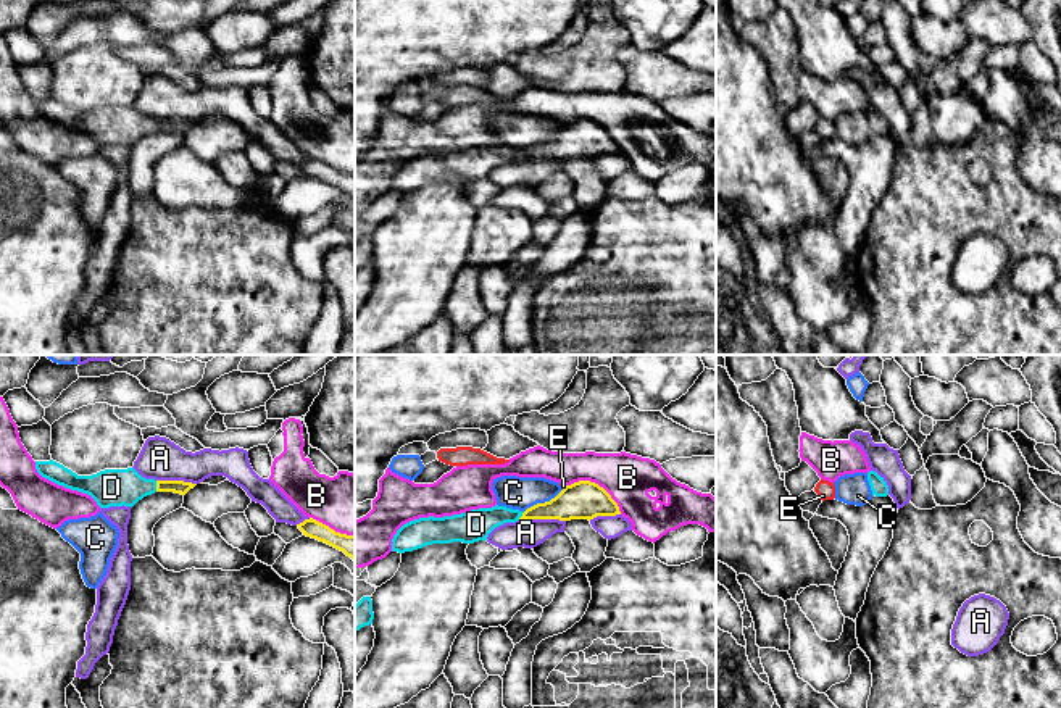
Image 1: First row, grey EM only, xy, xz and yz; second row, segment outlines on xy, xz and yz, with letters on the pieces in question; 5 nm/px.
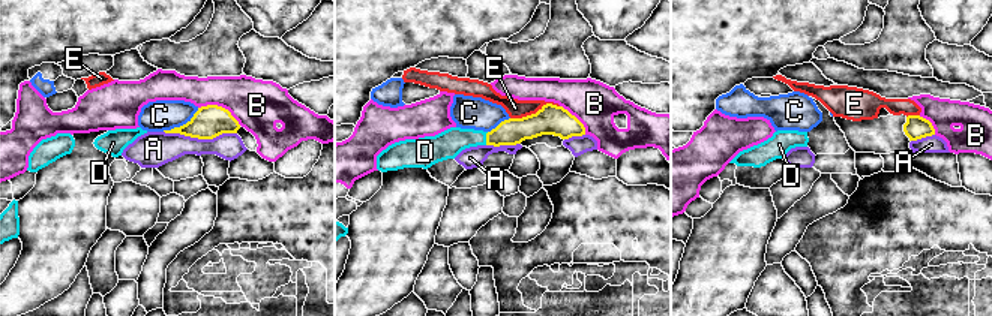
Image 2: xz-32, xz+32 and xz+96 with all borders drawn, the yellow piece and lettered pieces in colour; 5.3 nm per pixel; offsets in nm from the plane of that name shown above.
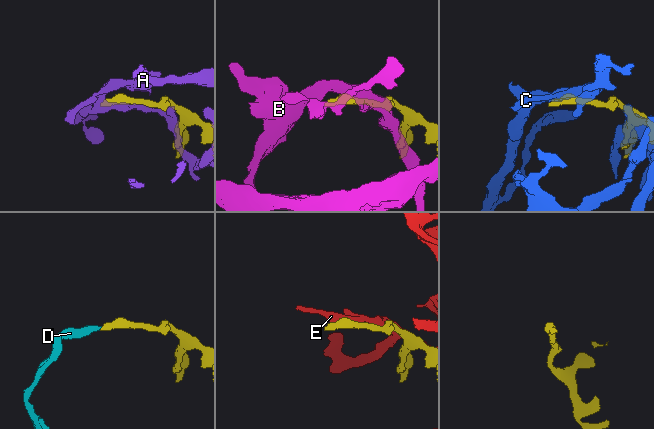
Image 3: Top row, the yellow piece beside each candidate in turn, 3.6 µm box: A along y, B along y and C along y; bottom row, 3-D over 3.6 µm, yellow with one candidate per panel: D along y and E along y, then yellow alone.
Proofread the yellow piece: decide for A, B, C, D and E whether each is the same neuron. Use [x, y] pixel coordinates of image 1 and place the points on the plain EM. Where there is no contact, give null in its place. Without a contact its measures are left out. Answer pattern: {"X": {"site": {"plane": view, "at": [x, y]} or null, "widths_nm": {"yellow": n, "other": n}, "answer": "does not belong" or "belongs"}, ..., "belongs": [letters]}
{"A": {"site": {"plane": "xz", "at": [542, 157]}, "widths_nm": {"yellow": 190, "other": 140}, "answer": "does not belong"}, "B": {"site": {"plane": "xz", "at": [597, 123]}, "widths_nm": {"yellow": 190, "other": 240}, "answer": "does not belong"}, "C": {"site": {"plane": "xz", "at": [545, 141]}, "widths_nm": {"yellow": 190, "other": 160}, "answer": "does not belong"}, "D": {"site": {"plane": "xy", "at": [157, 124]}, "widths_nm": {"yellow": 70, "other": 190}, "answer": "belongs"}, "E": {"site": {"plane": "xz", "at": [565, 126]}, "widths_nm": {"yellow": 190, "other": 20}, "answer": "does not belong"}, "belongs": ["D"]}

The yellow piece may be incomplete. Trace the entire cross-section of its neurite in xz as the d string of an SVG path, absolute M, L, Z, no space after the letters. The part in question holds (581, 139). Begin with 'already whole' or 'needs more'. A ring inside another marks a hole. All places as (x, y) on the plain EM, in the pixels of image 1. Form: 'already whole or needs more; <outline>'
needs more; M579 119L566 124L555 137L537 142L526 150L506 145L471 148L443 156L419 156L403 163L392 177L392 190L405 192L432 182L474 182L489 173L519 158L593 158L621 153L611 134L595 121Z

